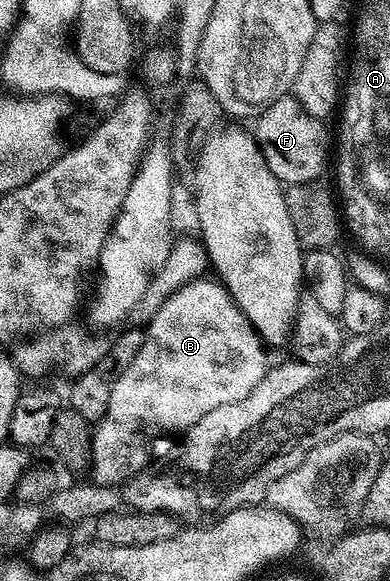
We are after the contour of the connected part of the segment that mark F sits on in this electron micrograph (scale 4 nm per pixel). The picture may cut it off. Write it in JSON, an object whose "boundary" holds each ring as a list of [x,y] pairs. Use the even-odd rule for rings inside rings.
{"boundary":[[[286,94],[260,109],[255,135],[263,158],[282,185],[302,184],[324,177],[325,163],[331,160],[331,138],[318,117],[311,115],[297,97]]]}

